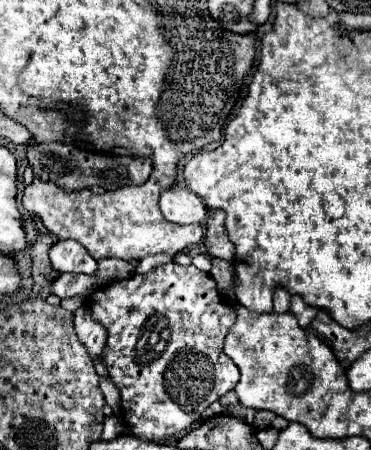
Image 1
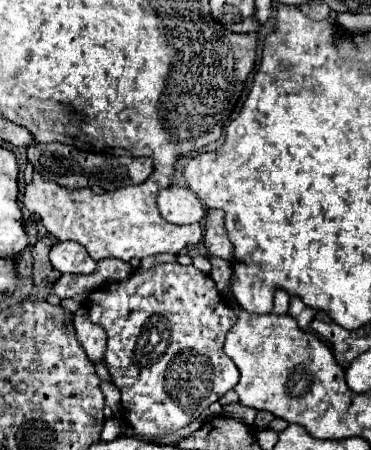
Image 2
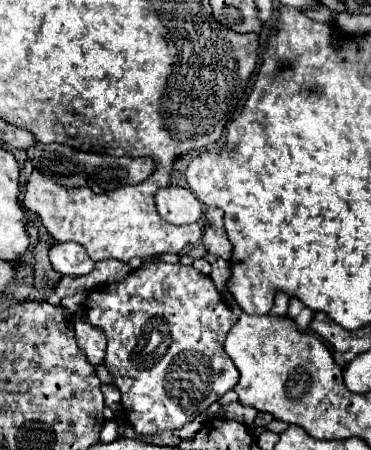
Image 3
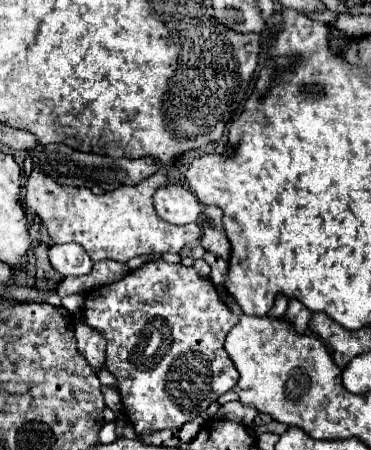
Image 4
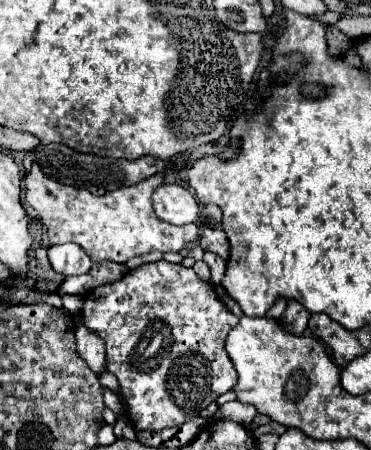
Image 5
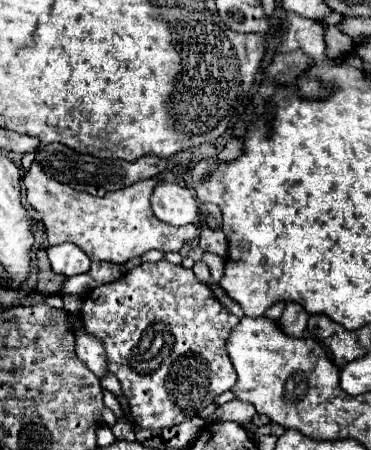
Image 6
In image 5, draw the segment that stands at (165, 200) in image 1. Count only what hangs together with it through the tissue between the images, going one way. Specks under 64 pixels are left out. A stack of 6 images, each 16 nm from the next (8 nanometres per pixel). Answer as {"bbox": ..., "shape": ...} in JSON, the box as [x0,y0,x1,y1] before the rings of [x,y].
{"bbox":[152,184,200,226],"shape":[[[164,184],[156,188],[152,204],[156,216],[168,224],[184,226],[196,222],[200,216],[200,204],[196,196],[180,184]]]}

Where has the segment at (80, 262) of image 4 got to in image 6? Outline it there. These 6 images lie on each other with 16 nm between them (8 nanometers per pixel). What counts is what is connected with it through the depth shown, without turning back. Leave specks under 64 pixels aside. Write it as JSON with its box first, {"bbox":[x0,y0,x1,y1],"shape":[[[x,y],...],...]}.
{"bbox":[48,244,92,276],"shape":[[[60,244],[54,248],[48,248],[48,258],[50,258],[52,270],[64,276],[86,274],[92,264],[86,252],[76,244]]]}

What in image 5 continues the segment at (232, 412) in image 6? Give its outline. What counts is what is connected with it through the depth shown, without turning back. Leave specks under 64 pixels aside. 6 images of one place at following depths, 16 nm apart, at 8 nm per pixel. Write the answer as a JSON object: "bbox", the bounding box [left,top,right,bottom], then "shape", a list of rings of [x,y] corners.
{"bbox":[212,400,256,426],"shape":[[[234,400],[234,402],[228,402],[224,406],[218,408],[218,412],[212,416],[212,418],[224,418],[224,420],[234,420],[234,422],[240,422],[244,426],[250,426],[252,420],[256,416],[256,408],[250,406],[250,404],[242,404],[240,400]]]}

